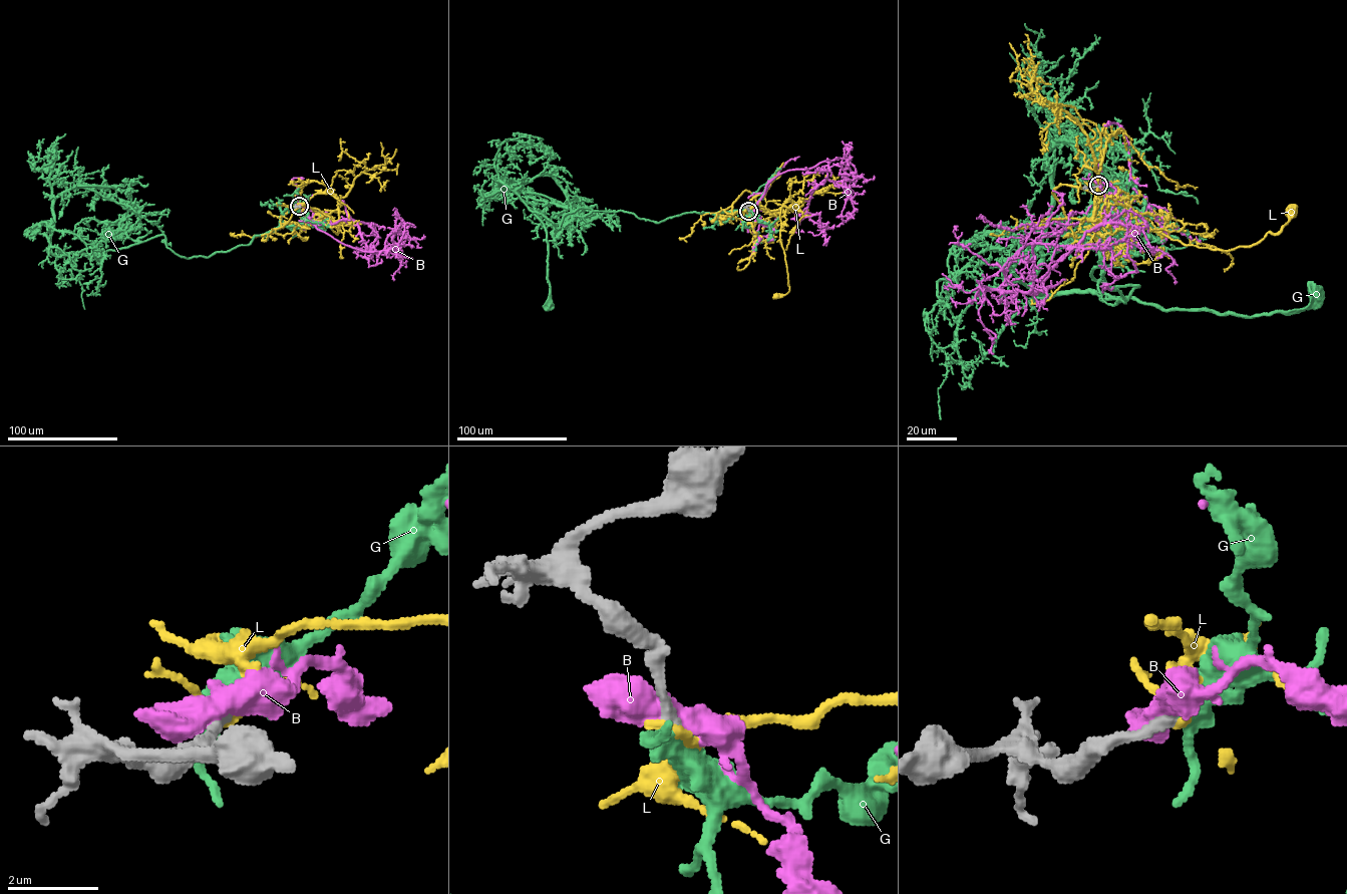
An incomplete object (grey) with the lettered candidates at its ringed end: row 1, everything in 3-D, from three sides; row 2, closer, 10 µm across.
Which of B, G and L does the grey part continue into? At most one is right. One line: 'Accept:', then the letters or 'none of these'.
Accept: G

